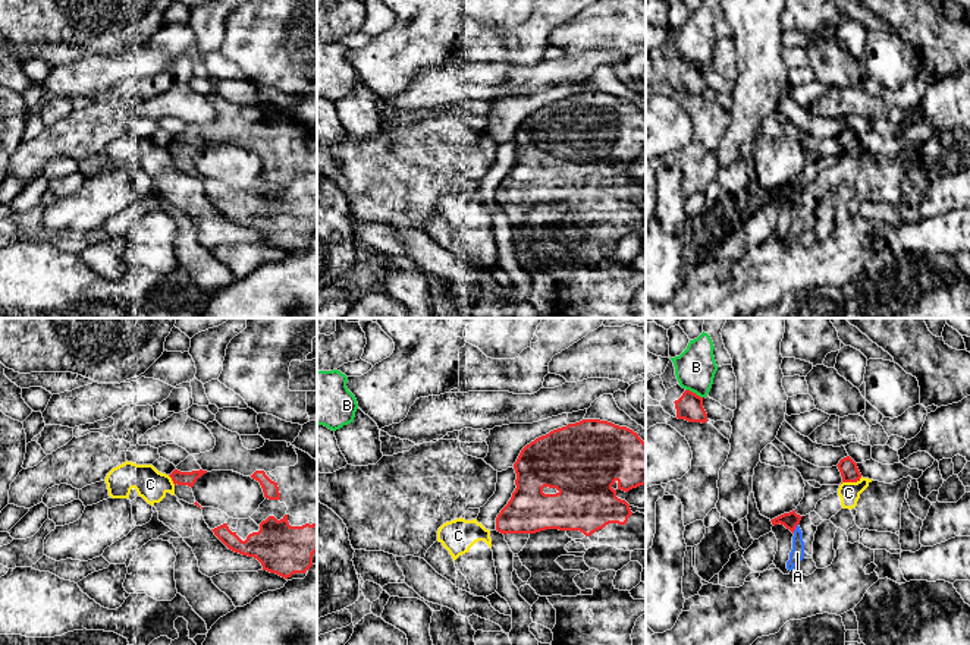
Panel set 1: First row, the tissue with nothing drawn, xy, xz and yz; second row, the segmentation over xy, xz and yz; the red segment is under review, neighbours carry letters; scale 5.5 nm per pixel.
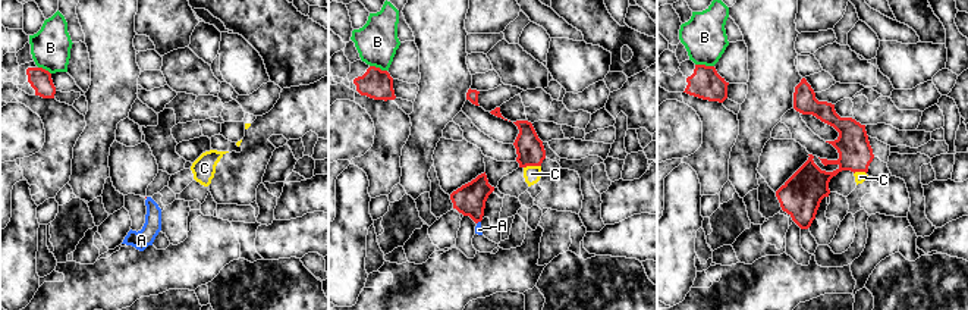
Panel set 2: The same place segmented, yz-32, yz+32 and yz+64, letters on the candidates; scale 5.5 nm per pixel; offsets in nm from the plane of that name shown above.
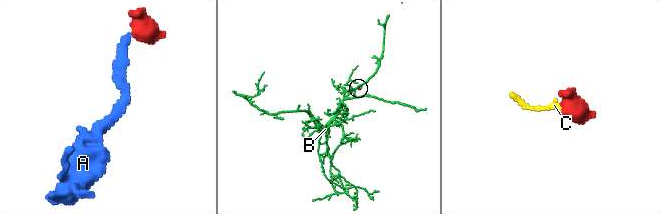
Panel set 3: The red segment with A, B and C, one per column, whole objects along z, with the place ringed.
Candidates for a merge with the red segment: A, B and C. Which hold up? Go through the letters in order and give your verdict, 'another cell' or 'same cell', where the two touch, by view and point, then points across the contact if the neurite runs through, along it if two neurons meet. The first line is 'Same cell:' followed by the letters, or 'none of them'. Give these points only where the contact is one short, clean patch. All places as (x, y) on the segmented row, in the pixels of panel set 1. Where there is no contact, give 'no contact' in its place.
Same cell: none of them
A: another cell | yz (796, 526) | along yz (797, 524), (793, 532)
B: another cell | yz (694, 393) | along yz (686, 389), (702, 397)
C: another cell | yz (851, 481) | along yz (862, 477), (841, 484)

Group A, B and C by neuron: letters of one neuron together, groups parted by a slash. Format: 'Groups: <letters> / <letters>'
Groups: A C / B

